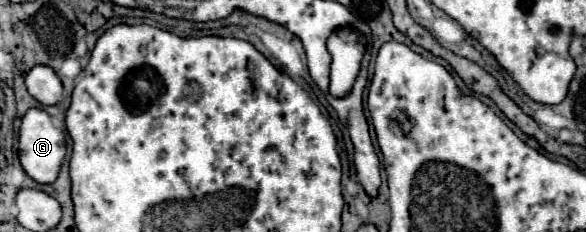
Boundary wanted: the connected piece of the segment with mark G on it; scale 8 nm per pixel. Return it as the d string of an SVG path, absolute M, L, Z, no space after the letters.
M36 107L30 109L20 125L20 143L18 143L18 151L20 151L20 163L24 167L24 171L40 185L50 185L56 181L58 173L60 173L60 165L64 161L66 155L66 141L64 141L64 133L60 129L56 129L52 125L50 115Z

